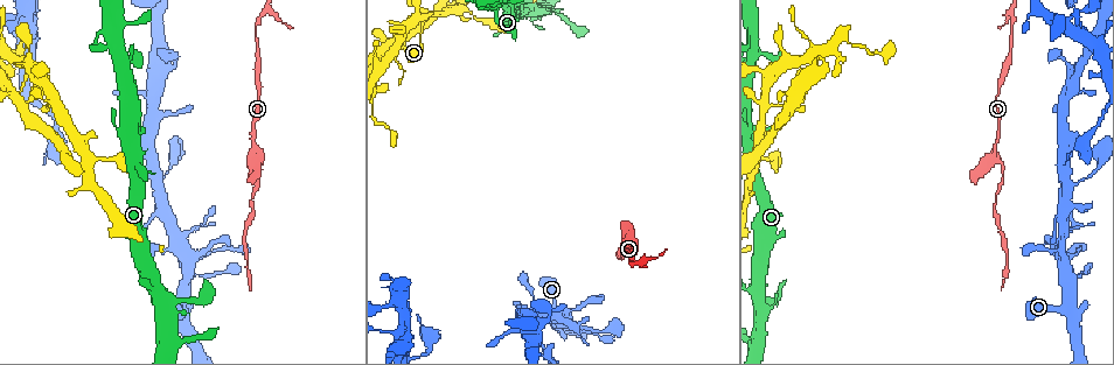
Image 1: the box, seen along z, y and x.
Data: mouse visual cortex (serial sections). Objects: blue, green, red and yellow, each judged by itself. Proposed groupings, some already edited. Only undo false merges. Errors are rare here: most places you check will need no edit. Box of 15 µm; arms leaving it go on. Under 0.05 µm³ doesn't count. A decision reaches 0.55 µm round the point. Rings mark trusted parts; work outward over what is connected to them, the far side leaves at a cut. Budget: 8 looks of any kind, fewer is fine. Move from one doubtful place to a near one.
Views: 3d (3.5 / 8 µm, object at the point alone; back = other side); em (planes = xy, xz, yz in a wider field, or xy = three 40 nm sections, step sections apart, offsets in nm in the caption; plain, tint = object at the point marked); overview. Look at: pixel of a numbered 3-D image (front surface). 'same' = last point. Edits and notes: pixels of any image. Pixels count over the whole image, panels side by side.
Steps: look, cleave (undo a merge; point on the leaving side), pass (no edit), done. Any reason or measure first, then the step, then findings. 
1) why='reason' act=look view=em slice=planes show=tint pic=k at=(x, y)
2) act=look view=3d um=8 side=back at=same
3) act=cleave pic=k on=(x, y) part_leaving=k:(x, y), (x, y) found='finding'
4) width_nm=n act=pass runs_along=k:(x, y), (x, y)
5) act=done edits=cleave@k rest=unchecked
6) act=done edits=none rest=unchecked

why='four arms meet' act=look view=3d um=3.5 pic=1 at=(755, 54)

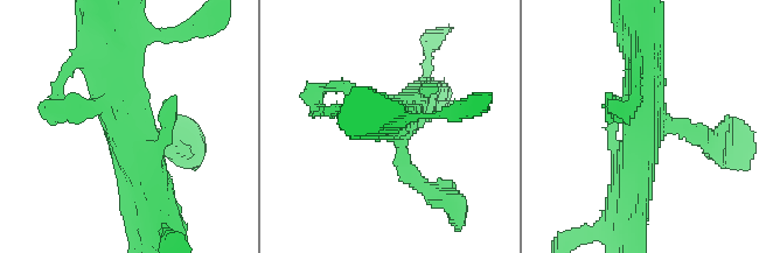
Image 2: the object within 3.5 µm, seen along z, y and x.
arms=4 arm_widths_nm=250,300,500,600 act=look view=em slice=xy step=3 show=tint pic=2 at=(140, 125)

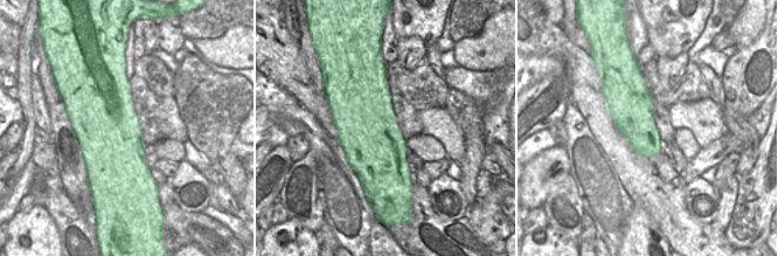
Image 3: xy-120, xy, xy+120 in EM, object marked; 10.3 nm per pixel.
act=pass runs_along=2:(633, 184), (645, 131), (687, 127), (716, 146) found='all the same cell'

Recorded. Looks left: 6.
why='thin neck' act=look view=3d um=8 pic=1 at=(1001, 178)

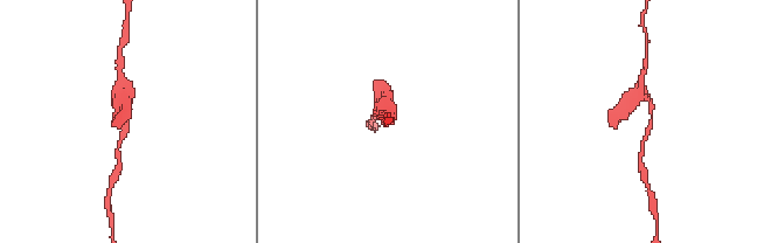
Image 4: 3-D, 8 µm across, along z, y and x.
arm_widths_nm=150,250 why='now the EM' act=look view=em slice=xy step=3 show=tint pic=4 at=(649, 119)

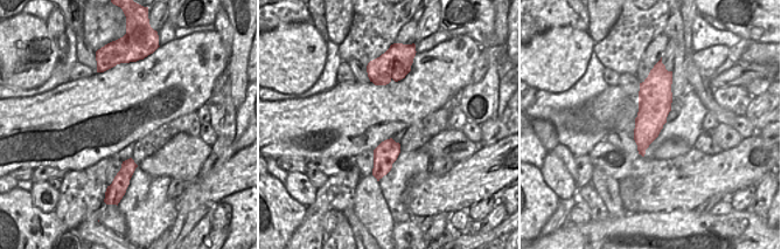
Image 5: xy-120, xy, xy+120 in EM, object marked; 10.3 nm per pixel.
act=pass runs_along=4:(127, 88), (124, 137), (118, 147) found='continuous, no second cell'

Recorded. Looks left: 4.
why='abrupt turn' act=look view=3d um=3.5 pic=1 at=(639, 262)

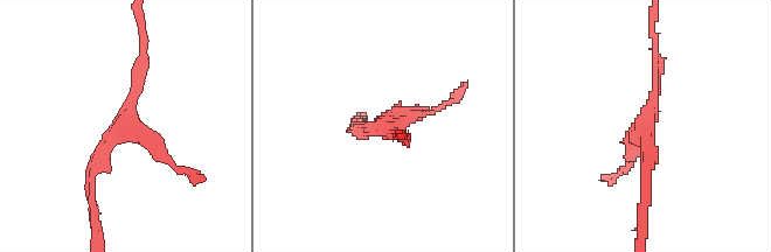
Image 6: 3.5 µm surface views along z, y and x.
why='need the tissue' act=look view=em slice=planes show=tint pic=6 at=(127, 124)

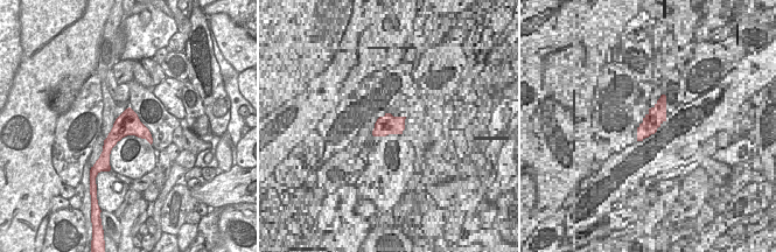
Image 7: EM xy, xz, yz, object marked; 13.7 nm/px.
act=pass runs_along=6:(352, 128), (395, 123), (449, 102) found='one cell here'

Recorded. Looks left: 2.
act=done edits=none rest=unchecked

